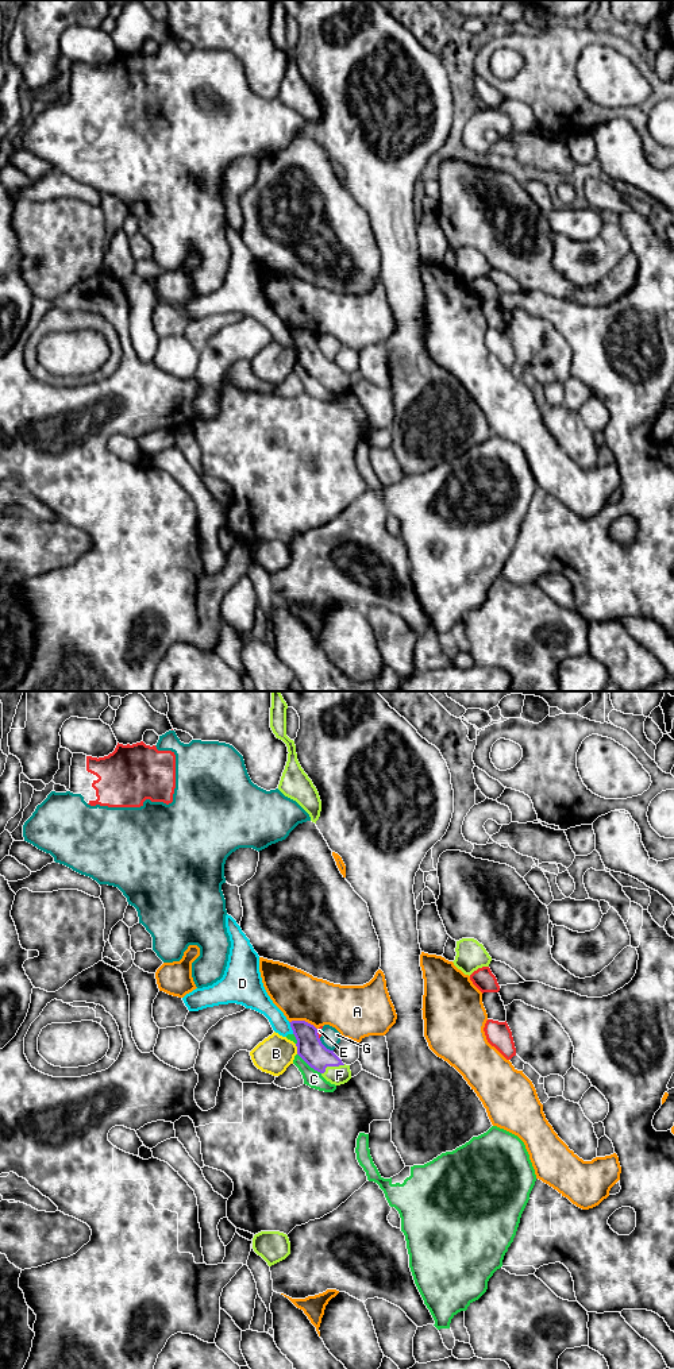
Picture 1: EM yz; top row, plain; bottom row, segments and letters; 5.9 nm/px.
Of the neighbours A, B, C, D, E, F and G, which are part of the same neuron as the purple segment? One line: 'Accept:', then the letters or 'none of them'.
Accept: F

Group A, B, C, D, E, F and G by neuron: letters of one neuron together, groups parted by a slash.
A / B / C D / E G / F

